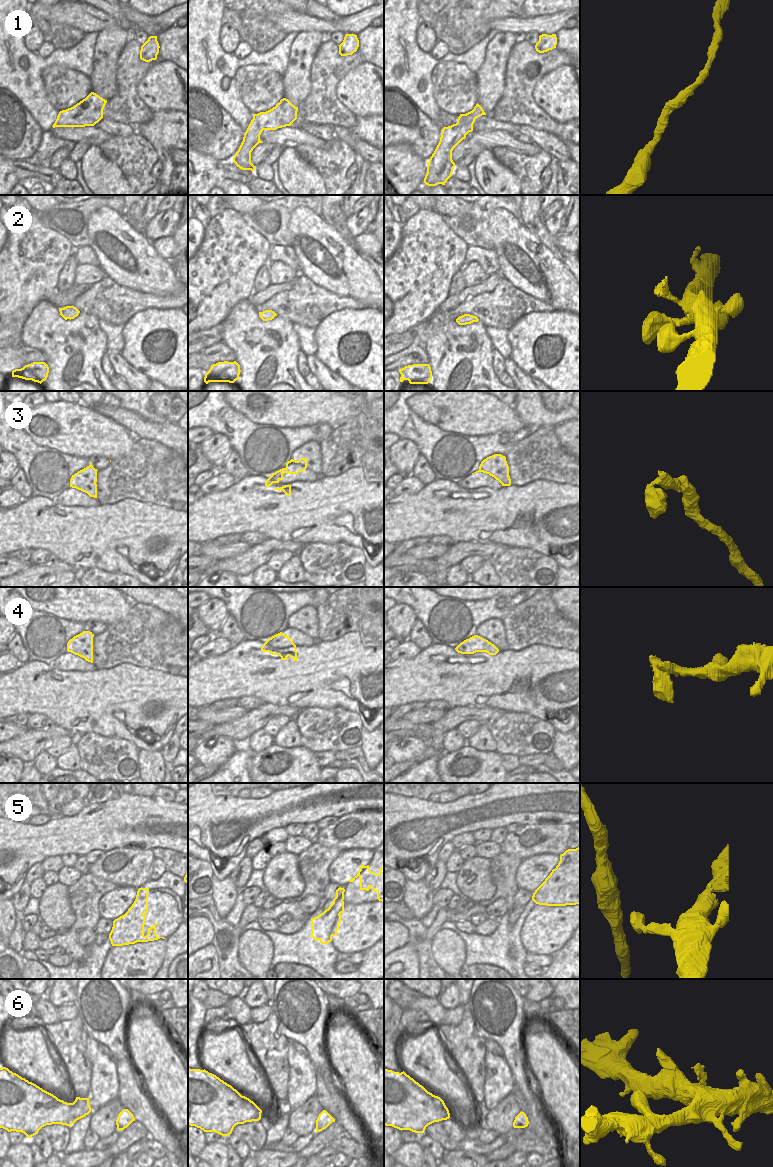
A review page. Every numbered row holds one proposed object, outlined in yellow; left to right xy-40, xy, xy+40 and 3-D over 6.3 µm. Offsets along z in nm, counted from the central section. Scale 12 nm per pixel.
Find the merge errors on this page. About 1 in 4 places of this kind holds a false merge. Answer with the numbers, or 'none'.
2, 4, 6

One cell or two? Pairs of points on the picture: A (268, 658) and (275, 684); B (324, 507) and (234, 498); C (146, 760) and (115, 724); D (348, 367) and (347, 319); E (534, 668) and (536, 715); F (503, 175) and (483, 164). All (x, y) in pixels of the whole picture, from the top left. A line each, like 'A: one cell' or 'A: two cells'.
A: two cells
B: one cell
C: two cells
D: one cell
E: one cell
F: one cell

